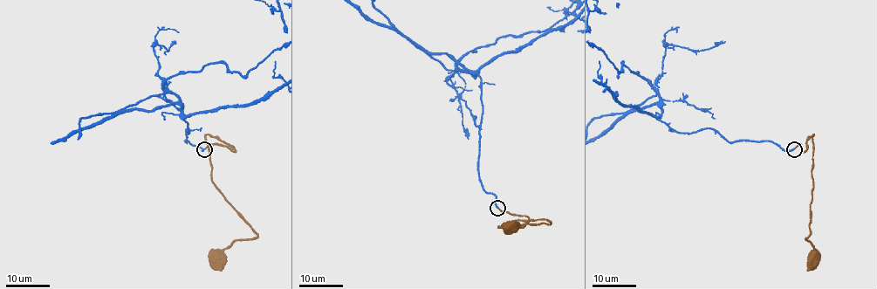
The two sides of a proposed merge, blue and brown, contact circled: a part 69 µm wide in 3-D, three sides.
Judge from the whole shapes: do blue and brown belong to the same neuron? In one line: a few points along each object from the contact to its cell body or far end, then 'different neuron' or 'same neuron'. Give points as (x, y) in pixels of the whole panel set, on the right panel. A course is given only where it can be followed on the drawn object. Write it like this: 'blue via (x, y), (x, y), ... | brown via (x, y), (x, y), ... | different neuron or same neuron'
blue via (794, 148), (728, 142), (710, 127), (673, 131), (655, 104) | brown via (794, 148), (799, 144), (805, 151), (806, 141), (814, 134), (810, 235), (806, 238), (814, 248), (811, 258) | same neuron

